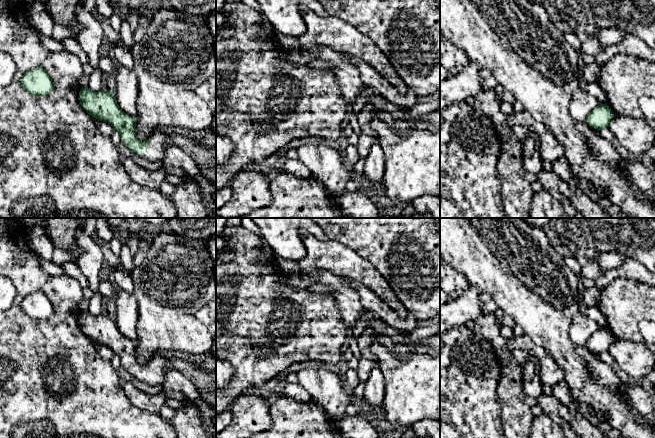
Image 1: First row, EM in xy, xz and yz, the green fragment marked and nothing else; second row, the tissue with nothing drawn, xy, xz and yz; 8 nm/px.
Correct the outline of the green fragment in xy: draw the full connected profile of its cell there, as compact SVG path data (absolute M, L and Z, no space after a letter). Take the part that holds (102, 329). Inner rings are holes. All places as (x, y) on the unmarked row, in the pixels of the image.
M81 312L80 329L89 339L99 345L108 346L121 360L121 366L133 377L149 385L162 385L166 372L171 368L170 360L154 355L146 365L138 363L136 342L124 337L111 313L94 316L90 312Z

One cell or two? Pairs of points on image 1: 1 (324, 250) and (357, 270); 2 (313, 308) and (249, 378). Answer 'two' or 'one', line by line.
1: one
2: one

